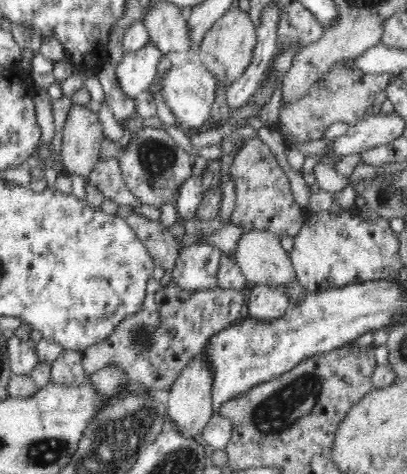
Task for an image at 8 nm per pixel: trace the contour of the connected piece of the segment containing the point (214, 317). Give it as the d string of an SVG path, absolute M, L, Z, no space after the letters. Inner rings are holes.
M172 280L167 286L162 286L154 294L146 294L145 297L146 302L142 302L141 310L132 317L126 317L109 338L81 351L86 376L116 361L124 368L130 379L138 382L138 386L143 386L144 389L154 393L162 390L170 391L171 386L178 381L180 374L191 364L193 358L204 350L204 344L211 336L238 320L240 310L244 306L245 293L242 290L218 286L206 290L184 290Z

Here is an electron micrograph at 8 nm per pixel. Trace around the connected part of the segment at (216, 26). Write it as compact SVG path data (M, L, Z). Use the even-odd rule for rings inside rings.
M233 8L228 9L211 27L206 31L196 58L217 78L224 86L232 85L237 78L245 74L252 64L254 50L257 43L257 30L250 15L246 11Z

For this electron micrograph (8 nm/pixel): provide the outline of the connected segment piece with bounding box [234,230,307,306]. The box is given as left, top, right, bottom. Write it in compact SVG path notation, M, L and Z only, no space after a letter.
M244 230L244 234L240 236L237 242L234 261L238 263L242 274L244 274L250 284L278 286L287 294L290 306L300 305L305 298L307 290L298 281L298 275L294 271L290 255L282 247L280 241L281 239L278 238L278 235L269 230Z

